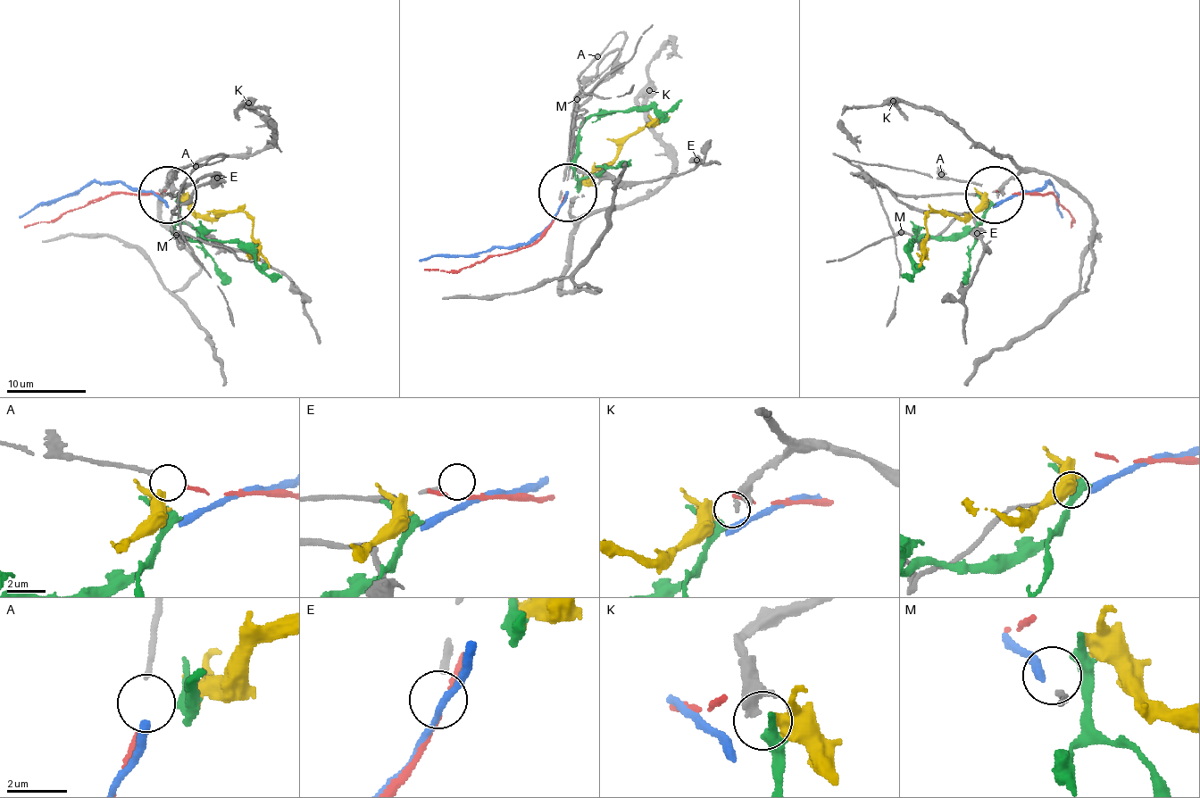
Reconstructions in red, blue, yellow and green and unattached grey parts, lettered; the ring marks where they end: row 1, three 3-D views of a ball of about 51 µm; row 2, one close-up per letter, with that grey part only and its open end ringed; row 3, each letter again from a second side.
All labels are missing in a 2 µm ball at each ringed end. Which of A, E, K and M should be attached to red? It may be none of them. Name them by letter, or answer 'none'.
A

